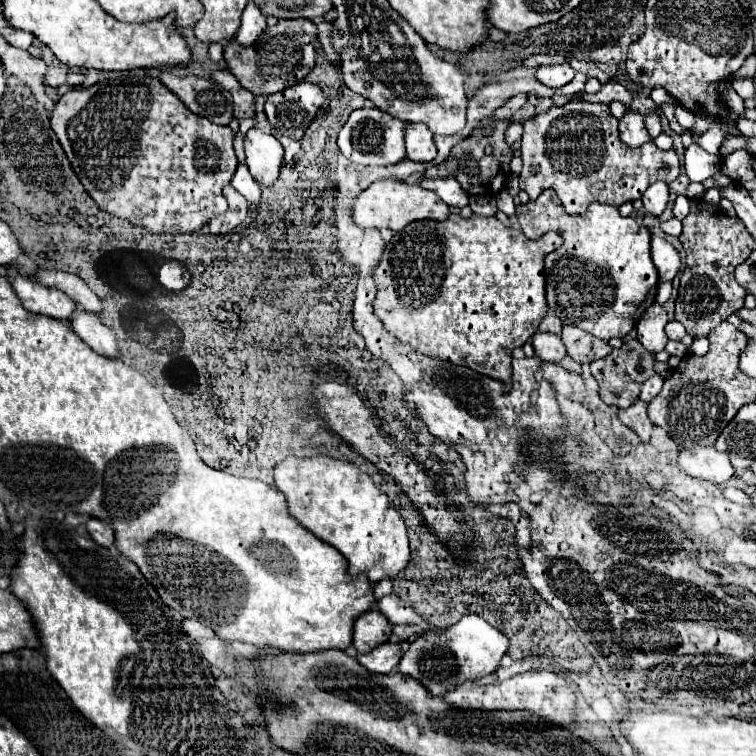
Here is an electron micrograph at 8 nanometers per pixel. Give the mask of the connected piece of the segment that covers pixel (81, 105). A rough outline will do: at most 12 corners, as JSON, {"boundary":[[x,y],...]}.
{"boundary":[[159,78],[71,88],[51,128],[147,232],[227,212],[235,132]]}

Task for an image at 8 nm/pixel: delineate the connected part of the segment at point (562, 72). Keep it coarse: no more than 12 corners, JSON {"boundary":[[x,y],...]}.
{"boundary":[[569,64],[541,66],[535,74],[539,82],[561,88],[571,82],[575,70]]}

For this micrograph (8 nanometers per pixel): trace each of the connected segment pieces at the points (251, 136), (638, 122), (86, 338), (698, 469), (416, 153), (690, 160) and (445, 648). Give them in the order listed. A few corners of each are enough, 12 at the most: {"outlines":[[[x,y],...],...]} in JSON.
{"outlines":[[[251,128],[245,154],[259,186],[273,186],[283,146],[273,134]],[[639,112],[619,120],[621,140],[631,148],[651,142]],[[91,312],[71,328],[97,354],[119,358],[117,338]],[[713,446],[681,448],[677,466],[713,484],[735,472]],[[407,124],[405,146],[413,162],[437,156],[425,124]],[[697,142],[685,150],[691,182],[705,182],[719,172],[719,156]],[[467,614],[419,634],[397,670],[443,698],[493,674],[505,634]]]}

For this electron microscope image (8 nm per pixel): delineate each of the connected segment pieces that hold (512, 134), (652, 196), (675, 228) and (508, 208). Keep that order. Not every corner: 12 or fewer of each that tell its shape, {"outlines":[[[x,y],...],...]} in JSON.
{"outlines":[[[519,122],[511,124],[505,132],[507,146],[521,140],[523,126]],[[665,182],[651,184],[643,194],[643,206],[661,216],[669,190]],[[679,218],[661,222],[661,230],[679,236],[683,224]],[[507,190],[495,194],[497,208],[515,214],[513,198]]]}

